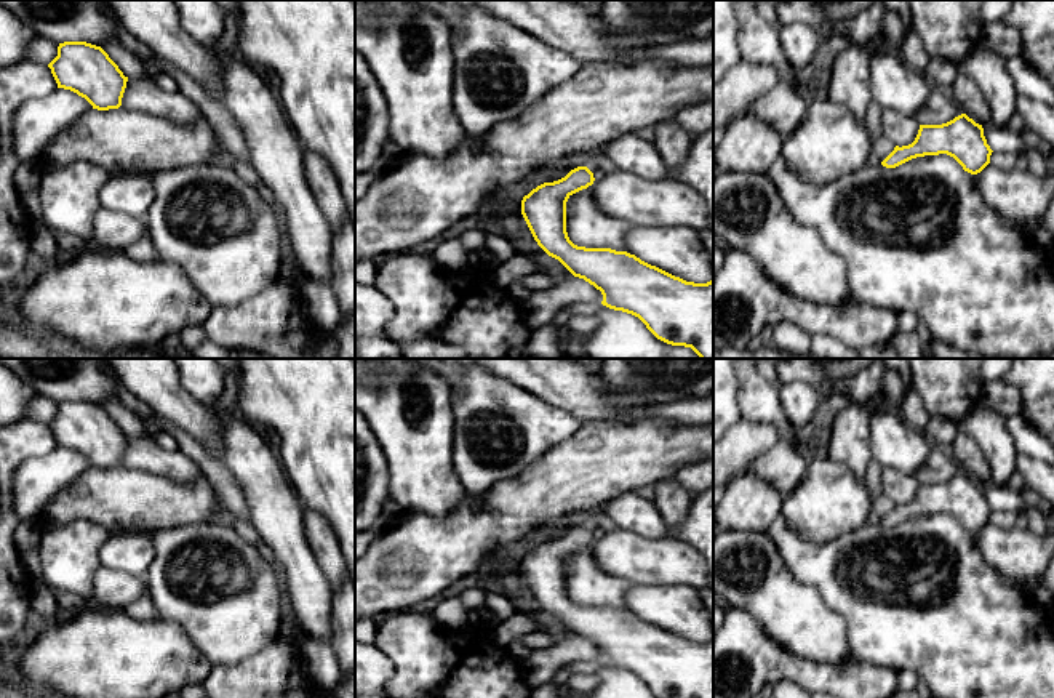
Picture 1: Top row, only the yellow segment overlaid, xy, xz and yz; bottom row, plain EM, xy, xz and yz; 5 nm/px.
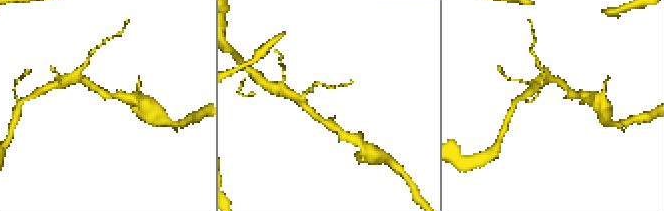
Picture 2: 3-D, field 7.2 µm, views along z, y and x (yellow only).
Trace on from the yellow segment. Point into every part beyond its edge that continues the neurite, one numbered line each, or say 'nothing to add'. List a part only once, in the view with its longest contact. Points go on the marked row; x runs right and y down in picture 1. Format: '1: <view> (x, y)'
1: xz (592, 164)

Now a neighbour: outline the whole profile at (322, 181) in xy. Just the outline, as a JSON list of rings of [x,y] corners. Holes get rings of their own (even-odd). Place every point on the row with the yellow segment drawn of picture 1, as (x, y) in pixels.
[[[310,150],[304,154],[304,173],[320,210],[336,234],[344,227],[349,218],[345,199],[336,174],[325,158]]]

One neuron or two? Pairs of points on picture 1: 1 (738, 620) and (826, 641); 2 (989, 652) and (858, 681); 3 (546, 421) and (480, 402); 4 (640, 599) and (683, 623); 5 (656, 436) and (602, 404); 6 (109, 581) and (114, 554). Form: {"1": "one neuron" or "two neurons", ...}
{"1": "two neurons", "2": "two neurons", "3": "one neuron", "4": "one neuron", "5": "two neurons", "6": "two neurons"}

